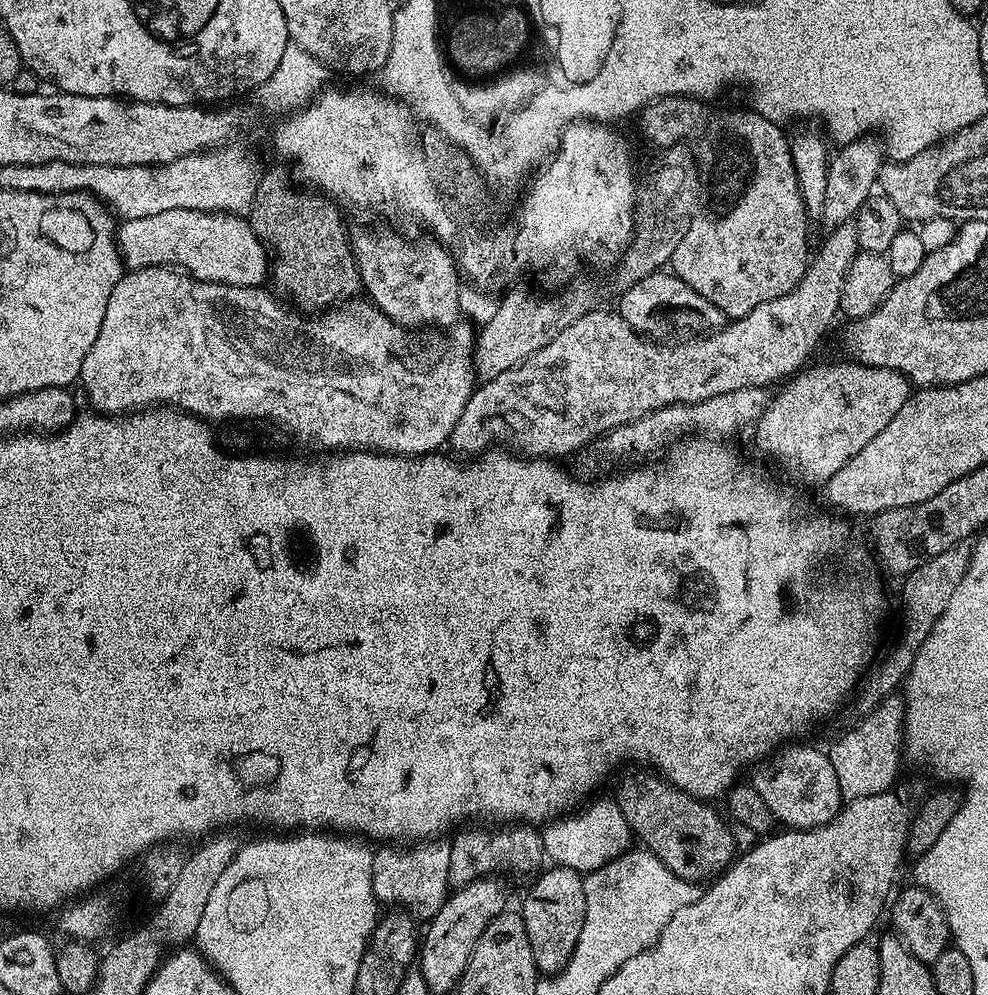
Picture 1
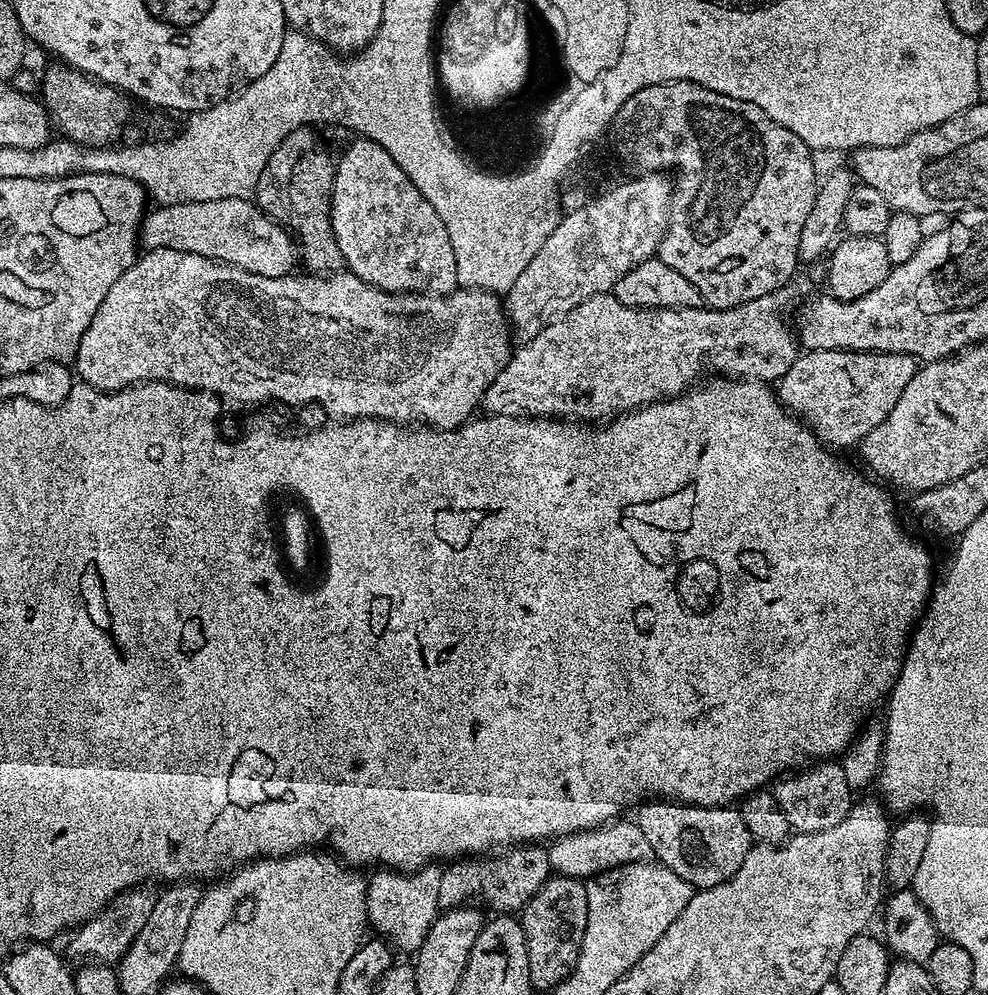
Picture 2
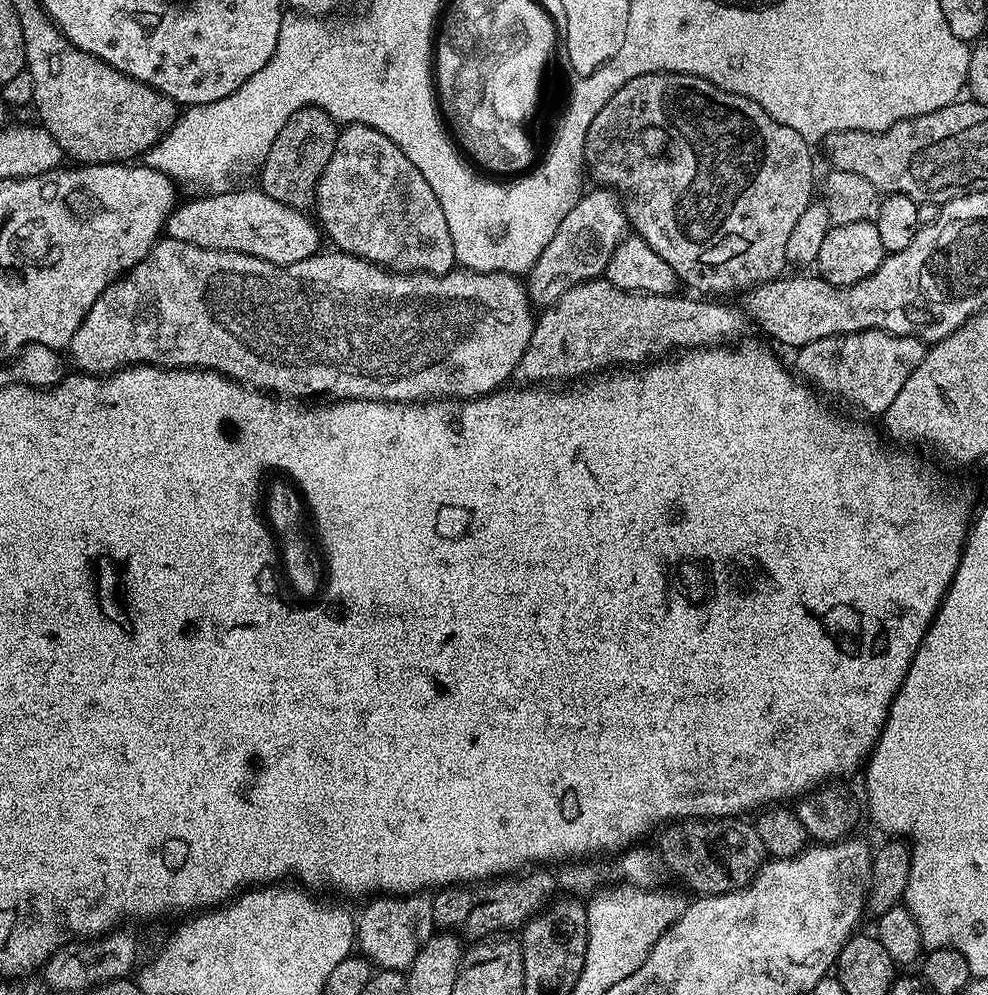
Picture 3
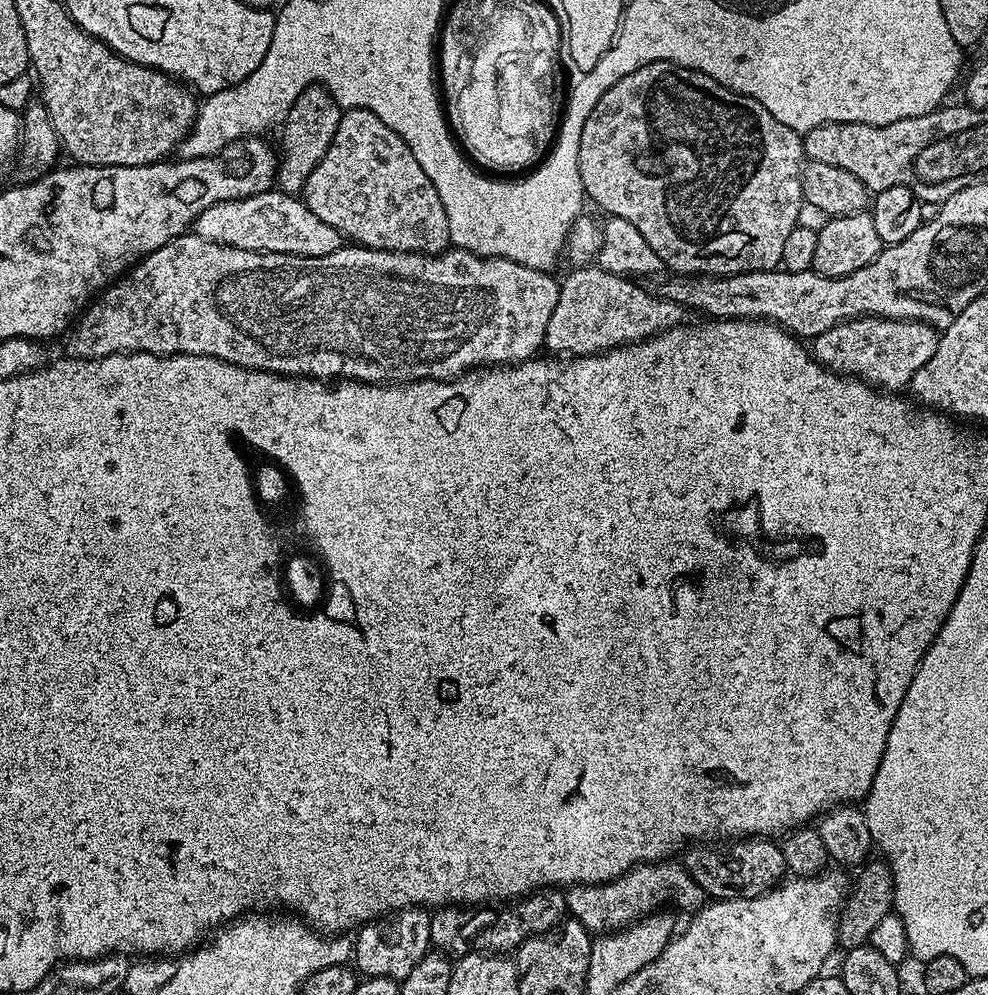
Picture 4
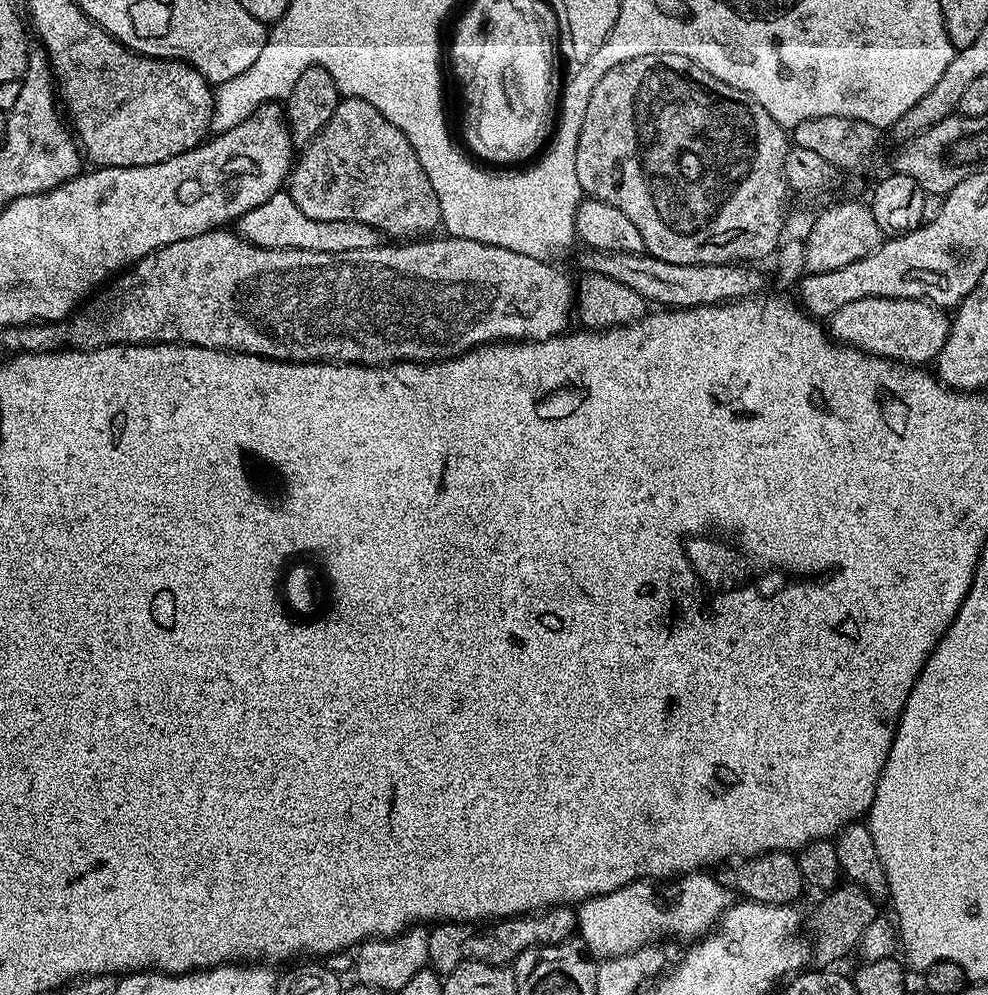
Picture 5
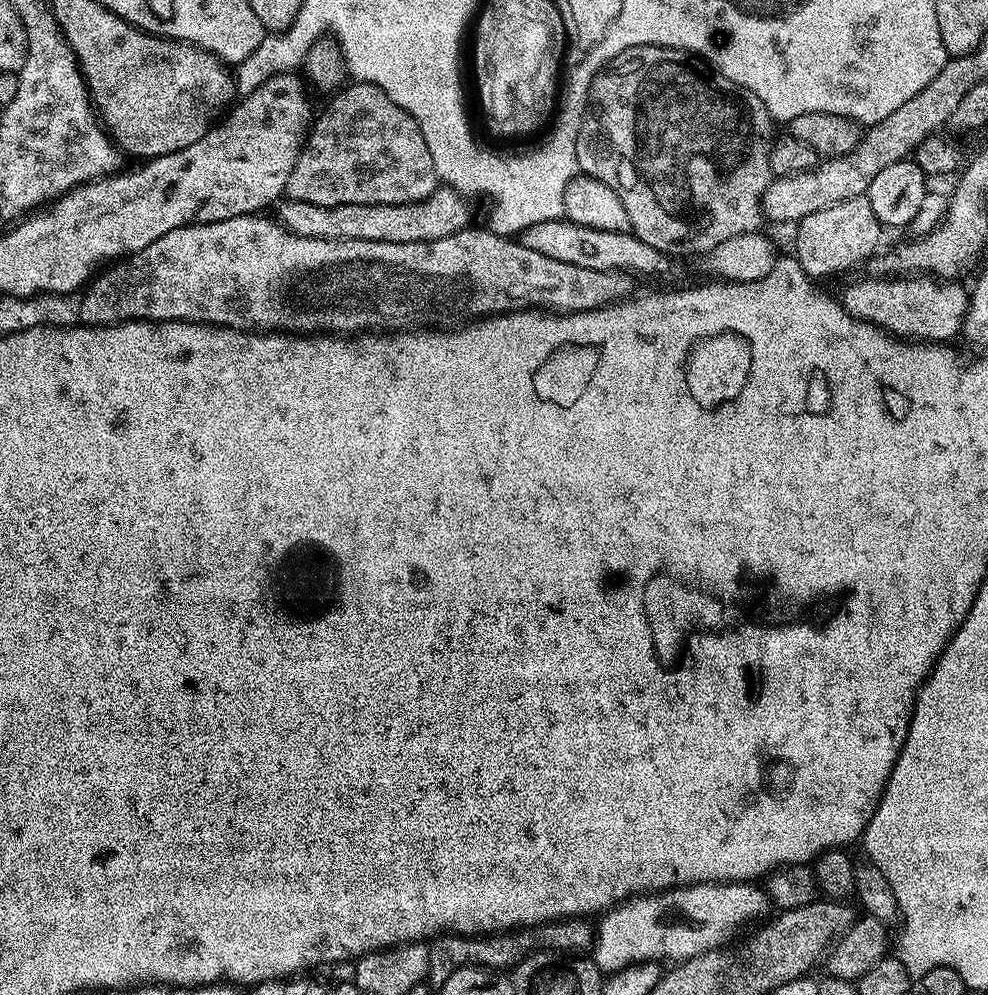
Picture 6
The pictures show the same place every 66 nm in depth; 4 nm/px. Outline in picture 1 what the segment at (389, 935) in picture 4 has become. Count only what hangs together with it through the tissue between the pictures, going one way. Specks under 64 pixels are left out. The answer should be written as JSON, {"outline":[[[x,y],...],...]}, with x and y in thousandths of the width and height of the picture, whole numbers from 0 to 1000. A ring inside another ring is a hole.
{"outline":[[[438,842],[416,850],[385,850],[377,862],[377,889],[382,906],[412,915],[422,926],[432,927],[448,911],[455,899],[456,847],[449,842]]]}

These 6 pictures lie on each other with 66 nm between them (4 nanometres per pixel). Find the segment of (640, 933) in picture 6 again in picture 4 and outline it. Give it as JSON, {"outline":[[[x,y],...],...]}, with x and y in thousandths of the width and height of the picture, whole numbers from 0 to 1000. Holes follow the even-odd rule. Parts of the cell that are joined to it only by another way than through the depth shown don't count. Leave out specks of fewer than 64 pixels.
{"outline":[[[673,862],[646,868],[633,880],[628,880],[624,884],[614,884],[611,888],[578,889],[571,896],[575,921],[588,929],[596,939],[614,939],[631,935],[650,922],[675,913],[707,914],[715,905],[711,890],[699,881],[691,867],[679,868],[680,866]]]}

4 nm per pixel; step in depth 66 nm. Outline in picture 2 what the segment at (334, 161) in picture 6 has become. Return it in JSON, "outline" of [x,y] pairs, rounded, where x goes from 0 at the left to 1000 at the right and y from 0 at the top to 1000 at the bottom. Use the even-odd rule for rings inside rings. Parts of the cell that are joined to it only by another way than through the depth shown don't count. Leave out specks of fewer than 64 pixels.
{"outline":[[[360,139],[360,142],[349,151],[338,165],[340,174],[336,180],[336,206],[334,207],[334,219],[336,220],[336,230],[338,239],[342,243],[342,251],[346,251],[351,272],[358,274],[362,279],[366,279],[372,285],[378,285],[381,289],[386,289],[392,293],[423,293],[426,295],[440,295],[451,297],[454,293],[461,293],[464,286],[462,284],[462,264],[460,263],[460,247],[455,247],[455,235],[451,235],[451,227],[447,219],[443,219],[443,211],[431,203],[427,191],[419,187],[413,176],[399,163],[393,152],[383,143],[371,139]]]}

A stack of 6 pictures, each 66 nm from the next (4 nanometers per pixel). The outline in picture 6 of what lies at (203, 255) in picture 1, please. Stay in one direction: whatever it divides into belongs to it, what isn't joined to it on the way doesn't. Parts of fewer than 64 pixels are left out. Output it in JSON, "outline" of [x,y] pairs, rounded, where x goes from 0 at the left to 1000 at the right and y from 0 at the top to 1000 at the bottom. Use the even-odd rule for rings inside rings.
{"outline":[[[442,188],[430,201],[421,205],[399,207],[318,207],[287,203],[282,206],[282,224],[291,232],[310,239],[331,241],[369,241],[370,243],[435,243],[451,239],[475,228],[474,209],[459,189]]]}

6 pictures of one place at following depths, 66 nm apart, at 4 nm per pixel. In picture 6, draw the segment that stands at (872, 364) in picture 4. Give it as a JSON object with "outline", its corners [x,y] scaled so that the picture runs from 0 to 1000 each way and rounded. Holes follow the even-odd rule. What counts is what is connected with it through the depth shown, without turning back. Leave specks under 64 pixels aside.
{"outline":[[[939,275],[891,280],[895,281],[870,281],[855,291],[852,305],[860,317],[896,331],[908,340],[922,340],[927,344],[936,340],[960,344],[963,338],[973,337],[982,293],[979,288],[968,285],[972,283],[952,283]]]}

